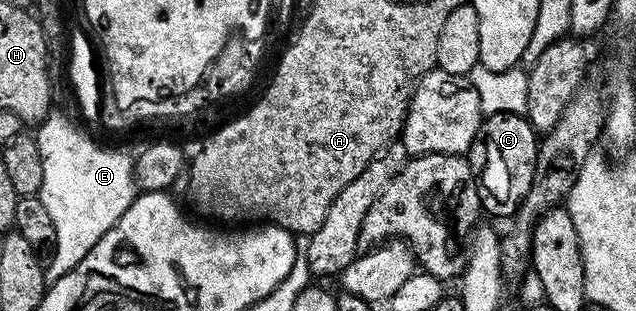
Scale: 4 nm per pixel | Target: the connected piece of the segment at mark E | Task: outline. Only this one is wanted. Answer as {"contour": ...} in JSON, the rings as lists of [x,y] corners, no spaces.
{"contour":[[[49,113],[39,123],[37,130],[40,131],[35,131],[34,134],[38,152],[42,152],[42,188],[38,196],[50,211],[56,233],[56,248],[44,266],[44,280],[48,284],[66,276],[66,272],[73,270],[84,259],[86,252],[90,252],[90,248],[94,248],[94,244],[102,240],[104,233],[114,228],[116,221],[123,216],[126,208],[130,208],[138,193],[131,153],[123,154],[120,150],[107,150],[106,147],[99,146],[94,139],[87,138],[66,115],[56,113]]]}

